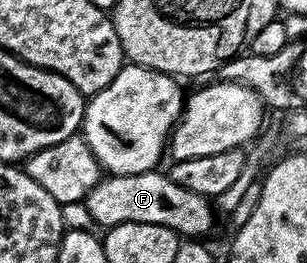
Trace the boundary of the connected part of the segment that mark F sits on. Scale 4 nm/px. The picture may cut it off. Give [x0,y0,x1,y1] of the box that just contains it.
[85,172,211,239]

